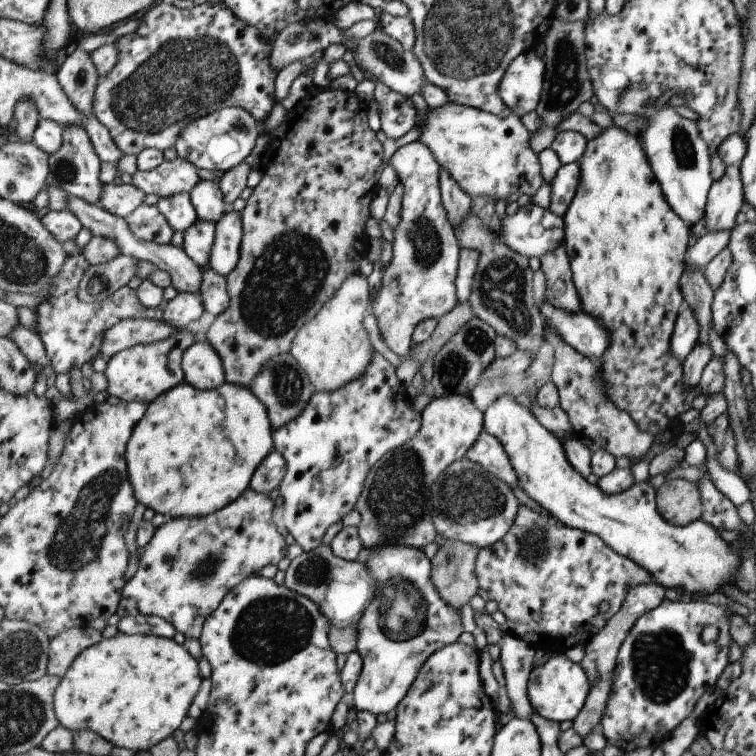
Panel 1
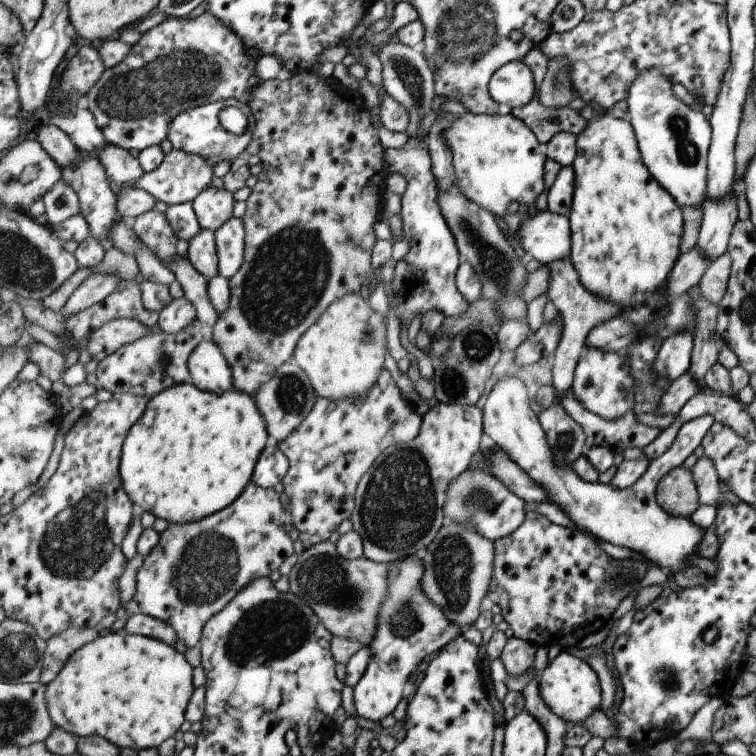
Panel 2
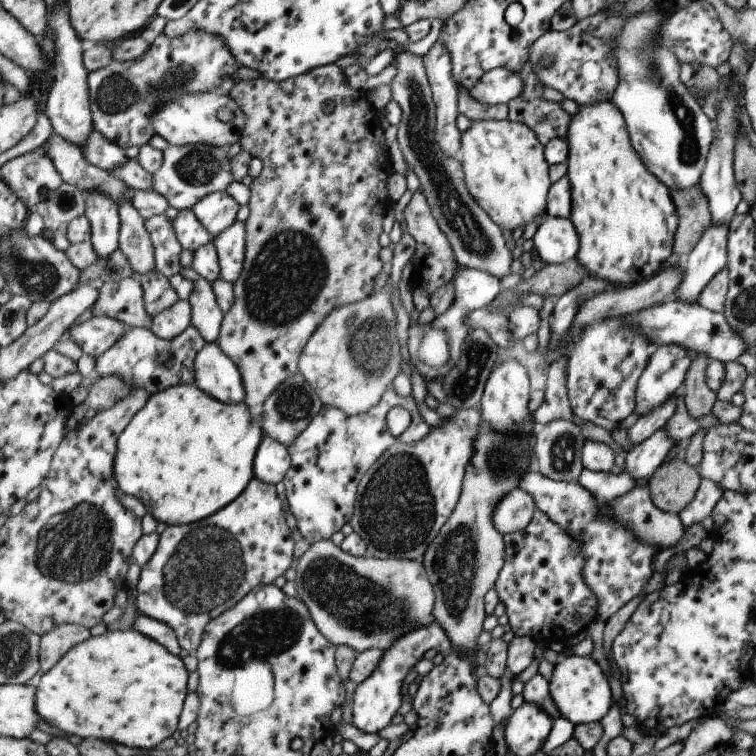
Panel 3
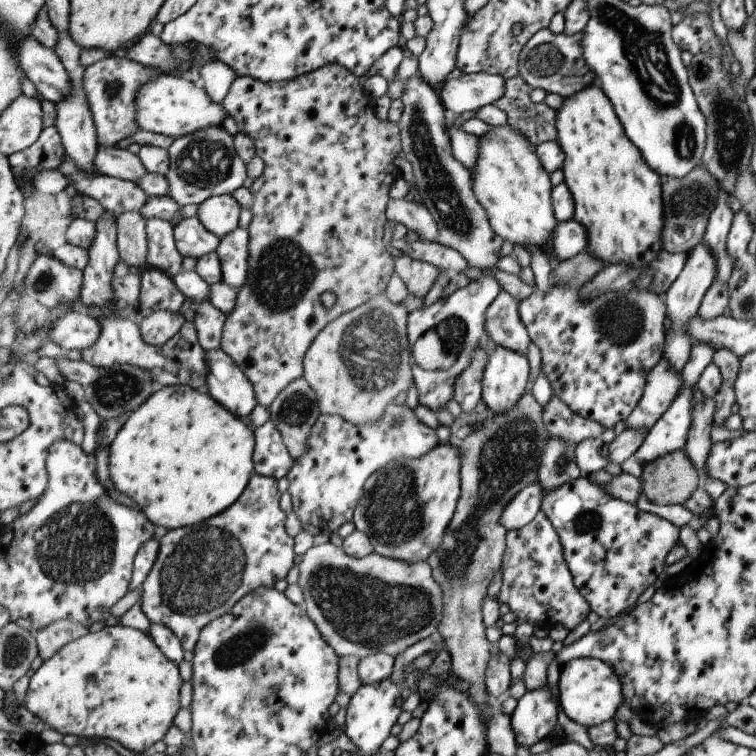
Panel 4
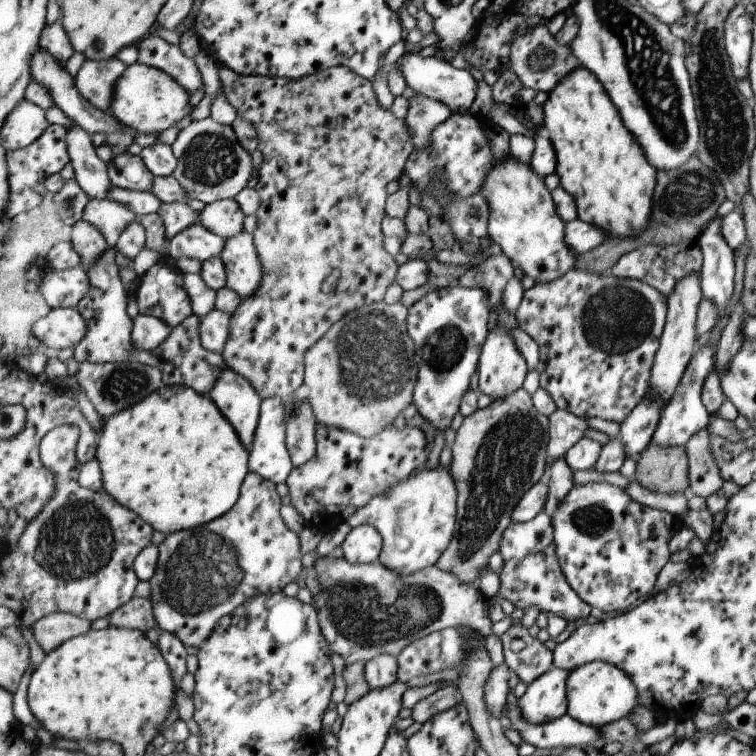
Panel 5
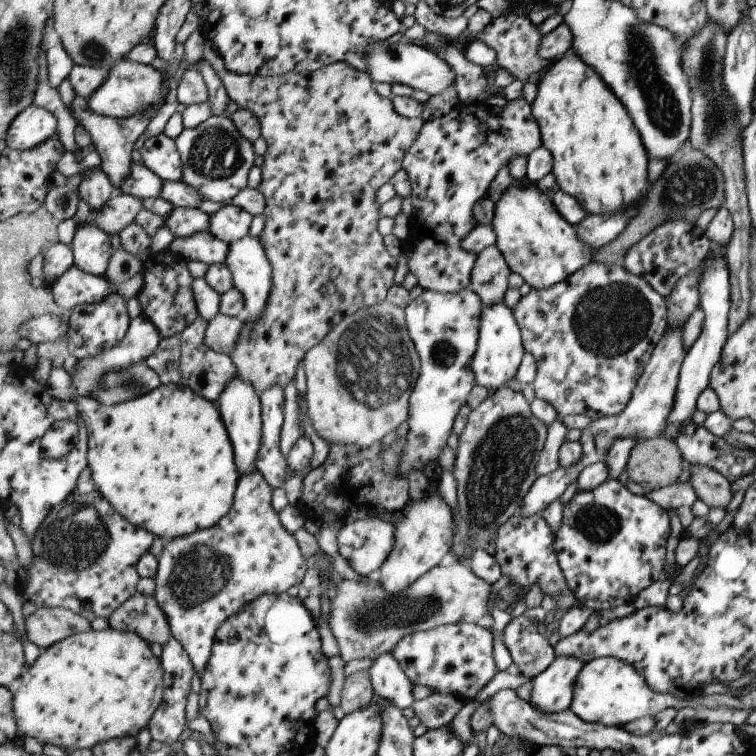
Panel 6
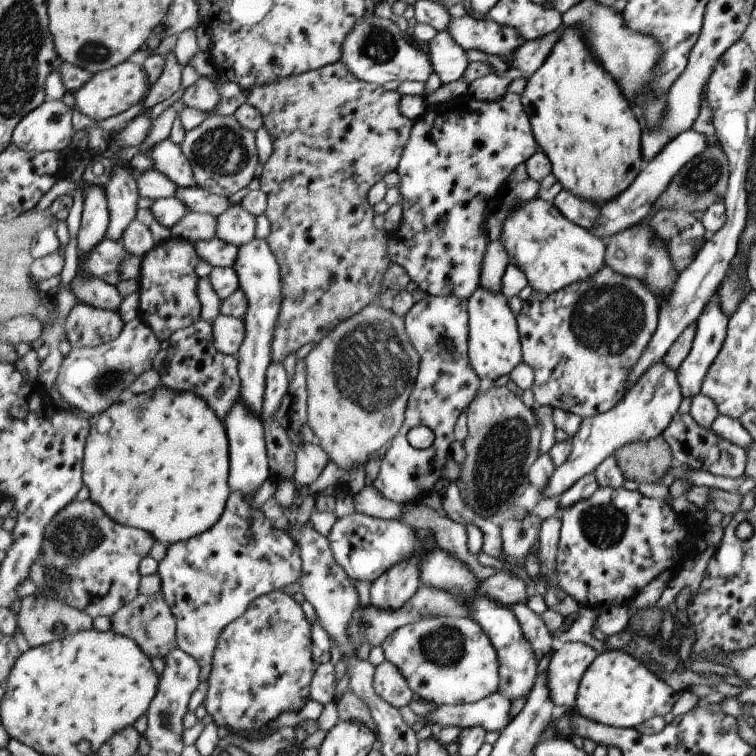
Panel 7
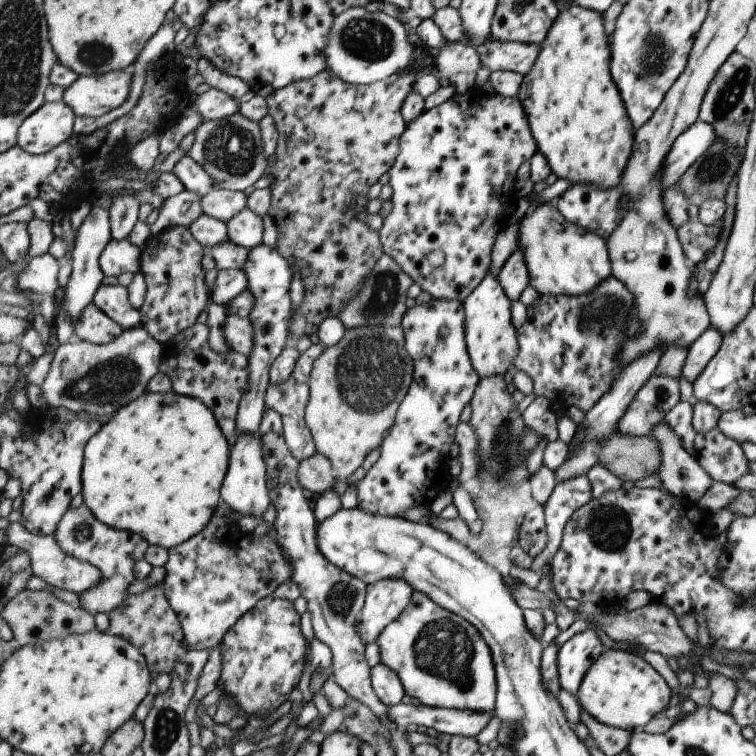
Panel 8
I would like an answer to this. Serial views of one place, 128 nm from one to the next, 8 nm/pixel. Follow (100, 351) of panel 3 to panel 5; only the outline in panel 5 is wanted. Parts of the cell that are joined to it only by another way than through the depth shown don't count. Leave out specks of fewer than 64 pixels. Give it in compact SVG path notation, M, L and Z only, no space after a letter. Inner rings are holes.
M56 308L35 323L32 334L43 342L49 351L58 352L81 344L87 332L89 324L78 308Z

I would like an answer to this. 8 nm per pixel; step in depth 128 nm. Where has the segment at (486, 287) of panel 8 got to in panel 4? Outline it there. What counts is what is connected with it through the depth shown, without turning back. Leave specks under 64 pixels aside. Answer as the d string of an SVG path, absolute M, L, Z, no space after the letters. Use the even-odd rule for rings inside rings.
M497 347L489 356L483 377L483 401L498 415L517 408L529 384L529 358L508 348Z

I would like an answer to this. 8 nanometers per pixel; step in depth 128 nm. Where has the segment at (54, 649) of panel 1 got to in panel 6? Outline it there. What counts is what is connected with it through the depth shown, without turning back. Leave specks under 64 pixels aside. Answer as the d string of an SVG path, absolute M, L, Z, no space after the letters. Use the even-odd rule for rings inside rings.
M61 607L41 608L26 618L28 640L40 651L90 628L90 620Z

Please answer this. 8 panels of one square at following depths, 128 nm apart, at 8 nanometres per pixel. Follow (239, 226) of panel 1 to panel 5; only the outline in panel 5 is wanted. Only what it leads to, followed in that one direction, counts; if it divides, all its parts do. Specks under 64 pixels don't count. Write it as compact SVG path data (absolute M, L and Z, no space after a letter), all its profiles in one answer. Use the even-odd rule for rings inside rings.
M243 231L226 239L220 256L227 267L228 287L236 290L242 298L255 296L264 280L264 265L257 252L253 234Z

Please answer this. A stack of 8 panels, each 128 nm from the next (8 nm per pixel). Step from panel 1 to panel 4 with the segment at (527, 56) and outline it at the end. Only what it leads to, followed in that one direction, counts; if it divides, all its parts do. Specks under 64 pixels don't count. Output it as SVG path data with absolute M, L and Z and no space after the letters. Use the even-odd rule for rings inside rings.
M489 72L461 74L458 78L449 78L439 94L445 108L456 117L499 102L505 94L505 81L503 76Z

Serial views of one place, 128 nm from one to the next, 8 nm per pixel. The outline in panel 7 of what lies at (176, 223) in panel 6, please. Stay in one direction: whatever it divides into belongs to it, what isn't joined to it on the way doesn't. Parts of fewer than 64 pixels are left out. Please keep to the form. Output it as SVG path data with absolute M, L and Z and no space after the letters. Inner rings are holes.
M190 211L179 224L171 228L171 236L197 243L217 237L218 217L209 213Z

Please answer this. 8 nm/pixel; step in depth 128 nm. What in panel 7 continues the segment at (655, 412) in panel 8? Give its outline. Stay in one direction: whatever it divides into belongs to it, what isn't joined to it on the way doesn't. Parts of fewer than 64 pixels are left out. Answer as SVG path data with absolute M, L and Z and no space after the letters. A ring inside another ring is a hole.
M659 360L637 380L635 386L628 389L628 394L615 408L583 419L579 432L572 439L573 452L569 460L555 469L547 488L539 492L539 498L563 496L580 478L595 472L608 456L621 450L626 444L657 438L677 412L681 399L676 371L667 368Z

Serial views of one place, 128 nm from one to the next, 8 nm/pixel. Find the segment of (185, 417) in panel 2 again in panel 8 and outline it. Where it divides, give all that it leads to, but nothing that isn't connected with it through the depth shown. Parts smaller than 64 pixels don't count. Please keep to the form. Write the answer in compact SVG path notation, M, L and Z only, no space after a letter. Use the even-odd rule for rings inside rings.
M173 390L142 394L120 408L89 439L84 450L83 502L110 527L144 536L151 545L173 548L212 523L222 501L222 487L231 463L232 445L204 401Z

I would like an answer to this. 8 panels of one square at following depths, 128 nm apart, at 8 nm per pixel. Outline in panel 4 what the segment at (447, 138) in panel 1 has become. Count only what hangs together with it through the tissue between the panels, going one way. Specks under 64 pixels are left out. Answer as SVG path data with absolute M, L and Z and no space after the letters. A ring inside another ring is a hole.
M509 124L491 127L480 137L480 143L472 183L477 200L483 205L481 210L488 212L491 226L501 238L515 246L536 246L549 258L552 269L555 268L560 261L554 260L549 238L560 220L557 220L553 206L552 177L537 156L537 145Z

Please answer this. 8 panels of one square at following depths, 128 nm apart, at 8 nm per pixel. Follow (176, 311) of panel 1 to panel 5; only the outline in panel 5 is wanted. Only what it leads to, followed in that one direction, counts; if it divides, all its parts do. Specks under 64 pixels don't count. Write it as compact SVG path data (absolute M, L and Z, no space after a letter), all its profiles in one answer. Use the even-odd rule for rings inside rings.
M153 314L139 315L134 320L133 346L137 351L151 352L159 348L172 332L173 328L165 320Z

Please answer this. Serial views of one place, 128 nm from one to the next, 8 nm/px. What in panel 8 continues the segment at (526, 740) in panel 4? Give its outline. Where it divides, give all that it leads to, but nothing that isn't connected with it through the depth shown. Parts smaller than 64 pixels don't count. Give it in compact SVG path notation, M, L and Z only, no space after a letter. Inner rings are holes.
M591 628L577 633L560 646L557 666L561 688L575 698L584 683L585 675L607 649L599 636L597 628Z

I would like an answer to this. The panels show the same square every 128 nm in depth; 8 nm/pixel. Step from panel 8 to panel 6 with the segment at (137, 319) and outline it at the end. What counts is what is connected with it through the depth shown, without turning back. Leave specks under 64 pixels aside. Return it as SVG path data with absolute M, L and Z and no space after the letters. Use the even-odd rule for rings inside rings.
M77 265L61 278L49 282L57 306L73 310L80 304L101 302L114 292L106 276L94 275L81 270Z

